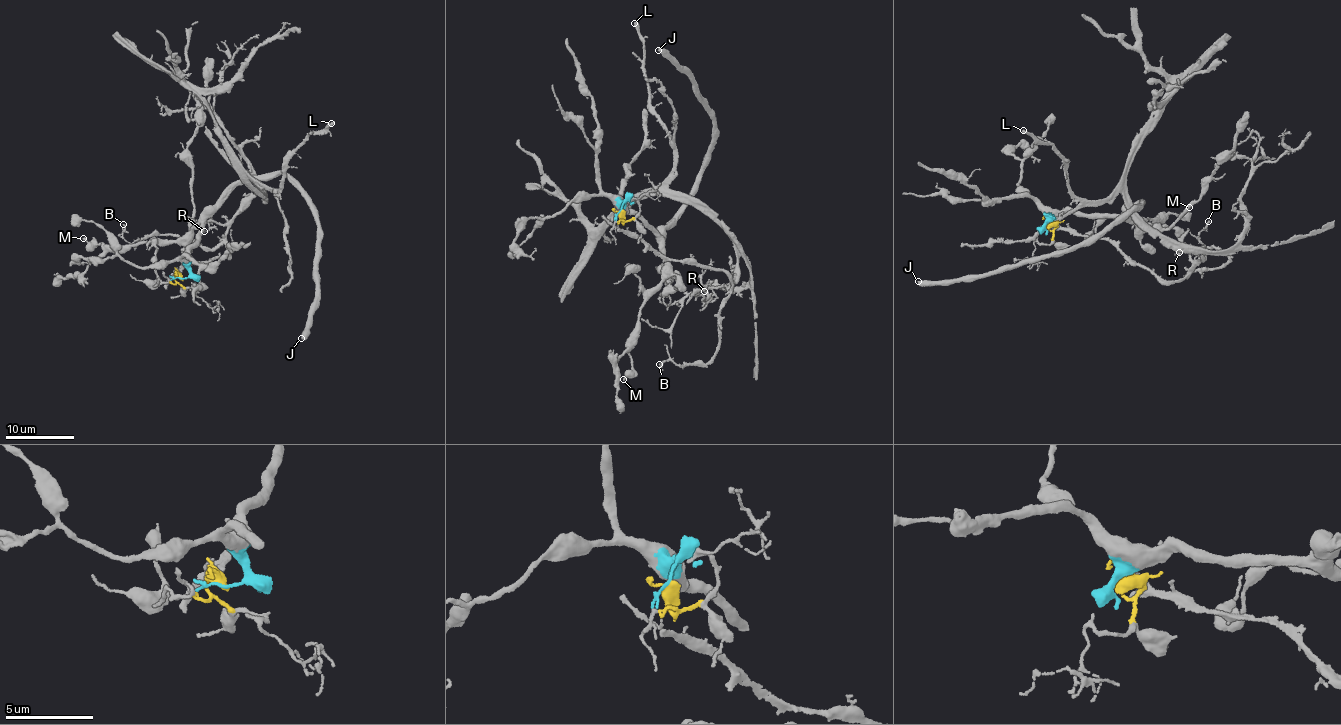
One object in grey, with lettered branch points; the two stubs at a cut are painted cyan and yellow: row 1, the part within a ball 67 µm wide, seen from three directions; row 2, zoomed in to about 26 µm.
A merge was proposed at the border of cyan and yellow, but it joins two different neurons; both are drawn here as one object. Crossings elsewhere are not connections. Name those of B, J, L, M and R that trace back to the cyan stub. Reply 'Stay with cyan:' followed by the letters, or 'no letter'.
Stay with cyan: J, M

